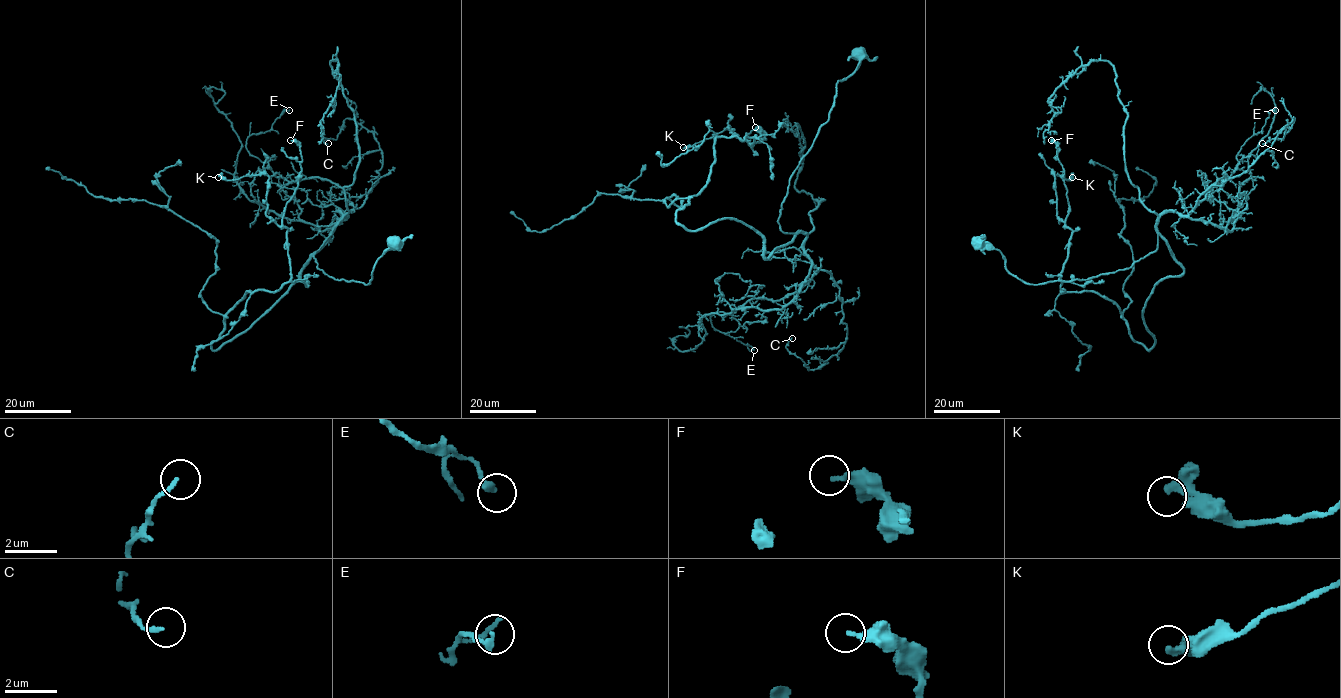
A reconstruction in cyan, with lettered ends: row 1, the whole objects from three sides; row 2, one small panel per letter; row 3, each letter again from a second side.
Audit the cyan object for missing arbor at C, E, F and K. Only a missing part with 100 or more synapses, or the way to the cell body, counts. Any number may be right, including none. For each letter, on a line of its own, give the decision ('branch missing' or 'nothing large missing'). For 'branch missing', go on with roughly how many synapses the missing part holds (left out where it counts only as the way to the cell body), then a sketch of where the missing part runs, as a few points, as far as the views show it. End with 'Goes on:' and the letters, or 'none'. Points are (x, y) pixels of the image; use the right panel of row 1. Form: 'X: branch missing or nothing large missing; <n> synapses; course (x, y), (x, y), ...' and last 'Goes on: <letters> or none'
C: nothing large missing
E: nothing large missing
F: nothing large missing
K: nothing large missing
Goes on: none

